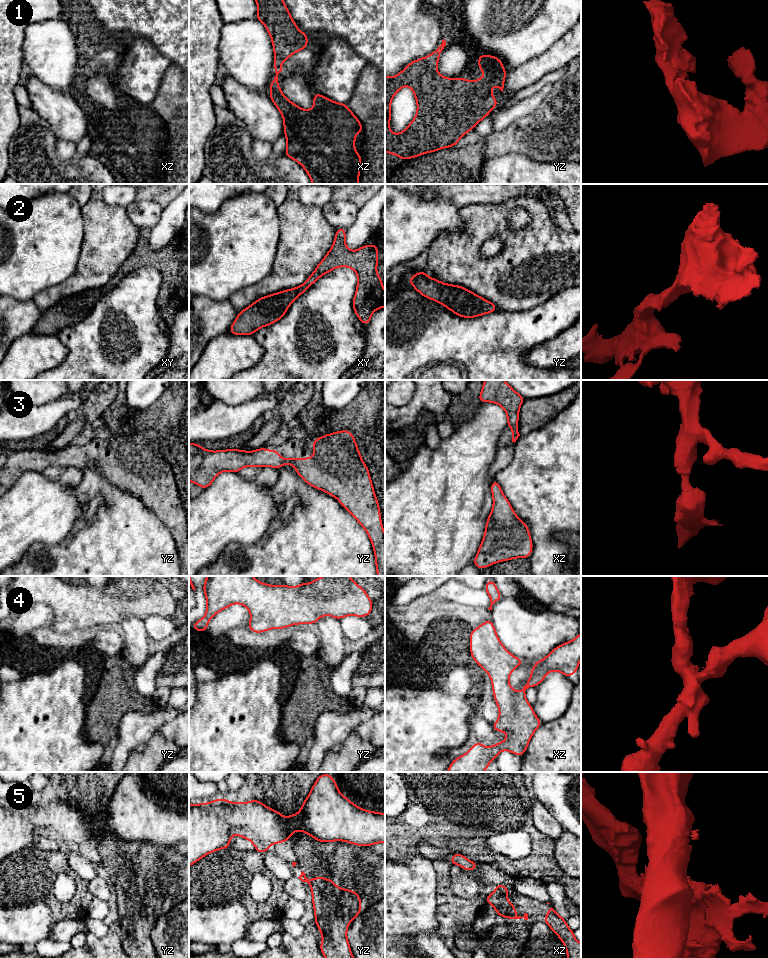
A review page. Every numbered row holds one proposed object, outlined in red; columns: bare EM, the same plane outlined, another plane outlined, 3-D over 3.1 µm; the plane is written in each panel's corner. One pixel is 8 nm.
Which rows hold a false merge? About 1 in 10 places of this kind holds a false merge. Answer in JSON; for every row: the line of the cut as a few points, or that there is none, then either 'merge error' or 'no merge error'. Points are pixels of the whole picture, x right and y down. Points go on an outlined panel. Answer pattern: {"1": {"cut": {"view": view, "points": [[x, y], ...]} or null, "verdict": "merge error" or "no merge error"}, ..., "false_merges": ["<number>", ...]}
{"1": {"cut": null, "verdict": "no merge error"}, "2": {"cut": null, "verdict": "no merge error"}, "3": {"cut": null, "verdict": "no merge error"}, "4": {"cut": null, "verdict": "no merge error"}, "5": {"cut": {"view": "xz", "points": [[505, 886], [496, 890]]}, "verdict": "merge error"}, "false_merges": ["5"]}

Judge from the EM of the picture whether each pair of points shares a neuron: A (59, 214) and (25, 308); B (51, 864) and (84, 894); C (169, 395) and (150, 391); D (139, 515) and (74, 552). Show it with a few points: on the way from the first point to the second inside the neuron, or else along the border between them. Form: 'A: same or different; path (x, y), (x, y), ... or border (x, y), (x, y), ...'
A: different; border (10, 296), (18, 300), (31, 300)
B: same; path (61, 865), (81, 884)
C: different; border (165, 390), (158, 398)
D: same; path (123, 531), (102, 552), (90, 552)

